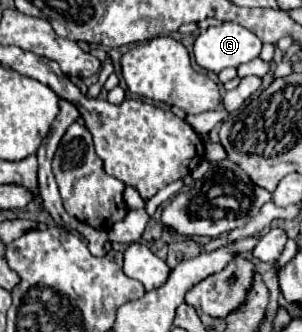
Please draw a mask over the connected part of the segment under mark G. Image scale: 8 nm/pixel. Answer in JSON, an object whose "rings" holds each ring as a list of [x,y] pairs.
{"rings":[[[236,23],[208,27],[196,37],[194,59],[206,69],[220,73],[226,67],[240,67],[260,55],[262,41],[248,29]]]}

